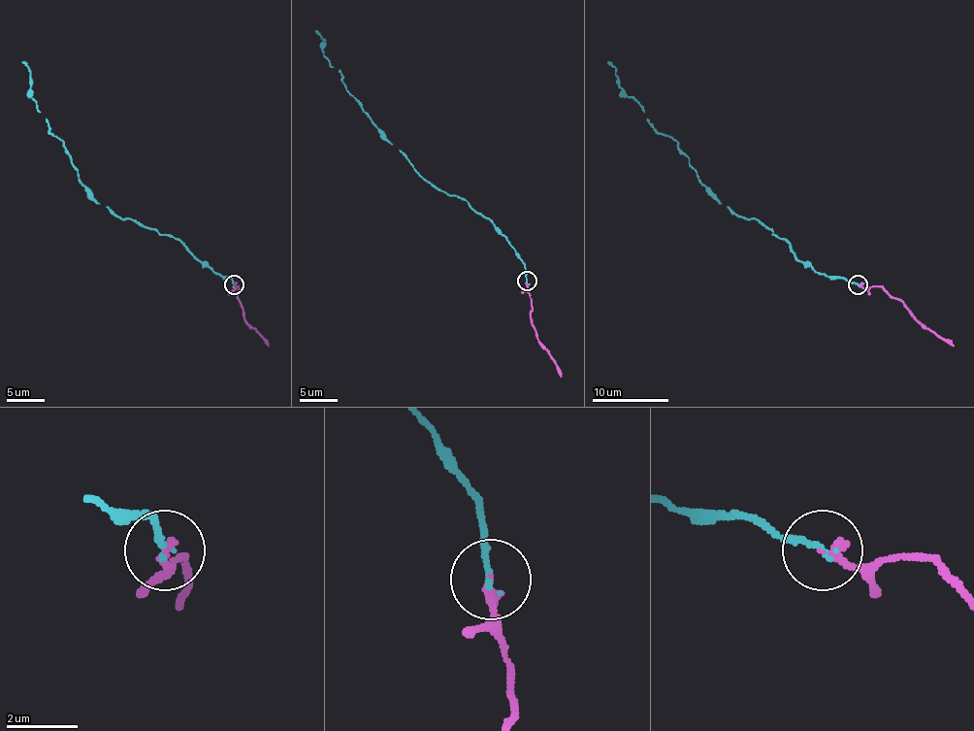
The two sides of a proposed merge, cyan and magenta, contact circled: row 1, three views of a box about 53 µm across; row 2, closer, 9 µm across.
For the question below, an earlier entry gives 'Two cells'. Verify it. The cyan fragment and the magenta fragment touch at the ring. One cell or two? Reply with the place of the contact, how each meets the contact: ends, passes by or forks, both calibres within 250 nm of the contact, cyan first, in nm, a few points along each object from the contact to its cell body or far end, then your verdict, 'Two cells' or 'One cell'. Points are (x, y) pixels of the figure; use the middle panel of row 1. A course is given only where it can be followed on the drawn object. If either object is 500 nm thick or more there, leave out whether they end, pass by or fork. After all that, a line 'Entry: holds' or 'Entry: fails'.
Place: (527, 281). At the ring cyan ends. At the ring magenta ends. Thickness 170 nm (cyan) against 200 nm. Course of cyan: (528, 282), (524, 262), (506, 237), (465, 199), (432, 185), (371, 120), (342, 73), (331, 65), (315, 31). Course of magenta: (528, 282), (531, 325), (562, 377). One cell
Entry: fails

